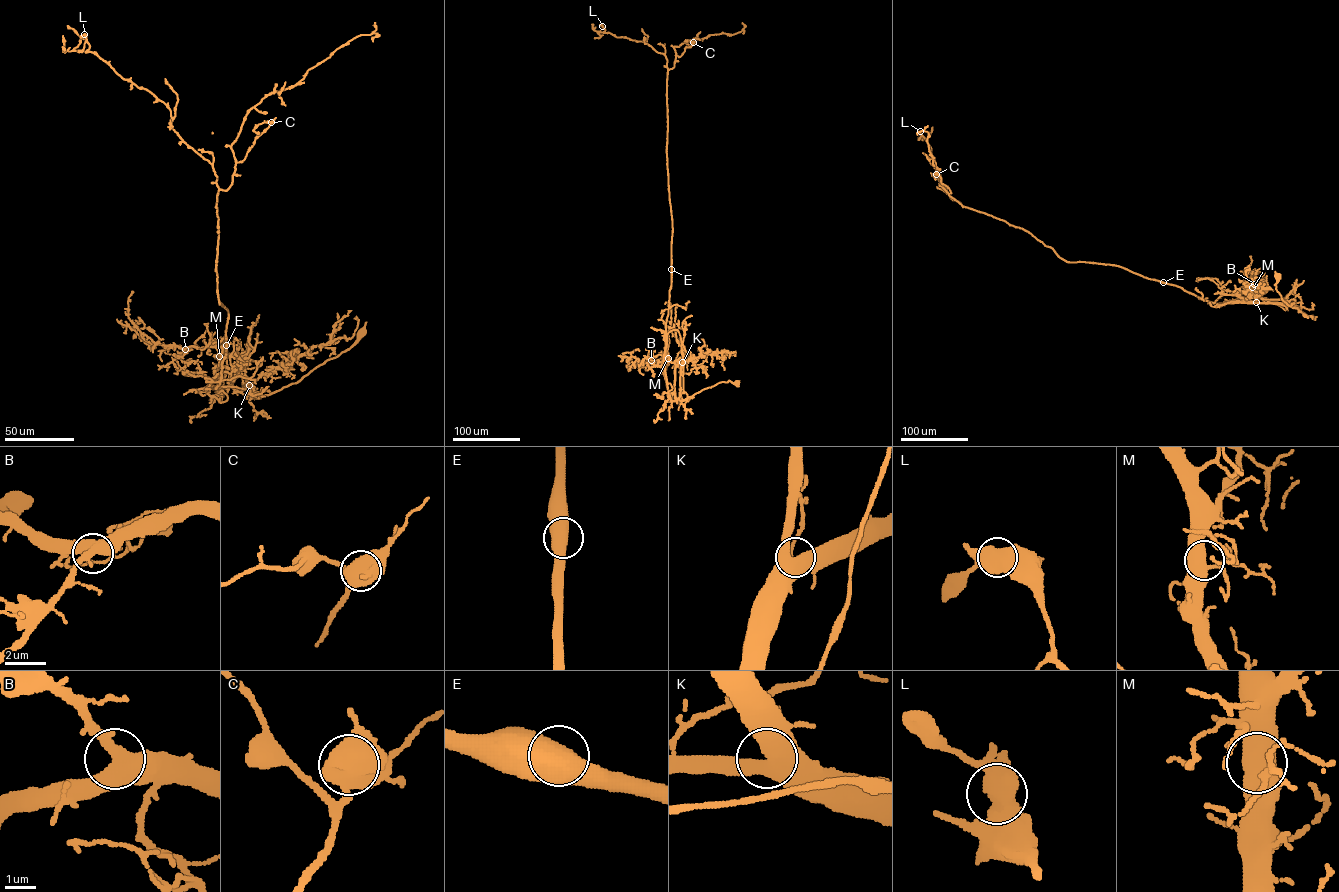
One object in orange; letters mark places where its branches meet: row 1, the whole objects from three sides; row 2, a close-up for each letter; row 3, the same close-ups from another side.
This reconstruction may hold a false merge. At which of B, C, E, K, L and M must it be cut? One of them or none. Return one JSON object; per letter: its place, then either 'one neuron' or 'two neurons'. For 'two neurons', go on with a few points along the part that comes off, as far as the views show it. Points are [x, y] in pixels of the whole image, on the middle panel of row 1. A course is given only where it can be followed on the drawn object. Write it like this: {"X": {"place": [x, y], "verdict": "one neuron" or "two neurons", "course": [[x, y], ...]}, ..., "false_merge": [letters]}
{"B": {"place": [651, 360], "verdict": "one neuron"}, "C": {"place": [693, 42], "verdict": "one neuron"}, "E": {"place": [671, 269], "verdict": "one neuron"}, "K": {"place": [682, 362], "verdict": "one neuron"}, "L": {"place": [602, 26], "verdict": "one neuron"}, "M": {"place": [668, 358], "verdict": "one neuron"}, "false_merge": []}

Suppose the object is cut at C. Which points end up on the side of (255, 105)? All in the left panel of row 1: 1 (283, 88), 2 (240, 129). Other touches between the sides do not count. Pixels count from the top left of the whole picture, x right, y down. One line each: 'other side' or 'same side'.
1: other side
2: same side

